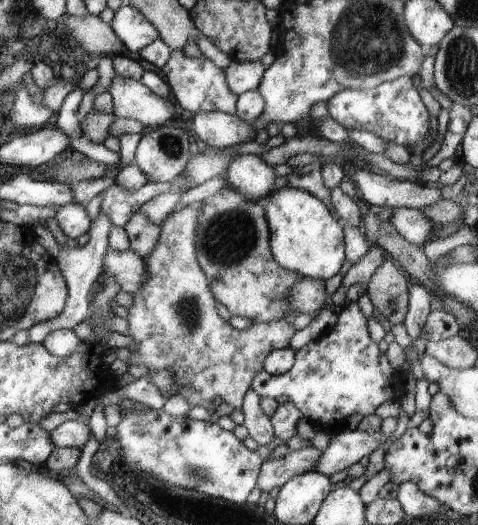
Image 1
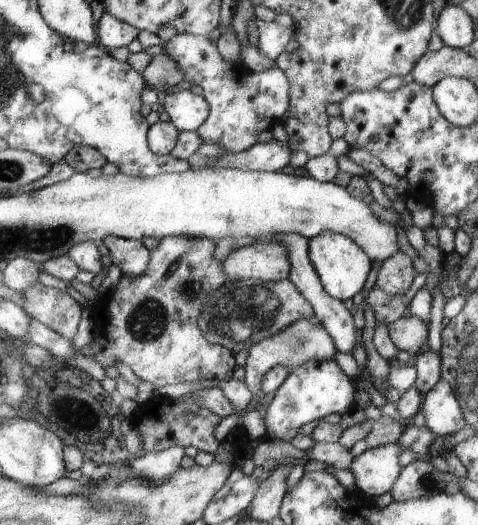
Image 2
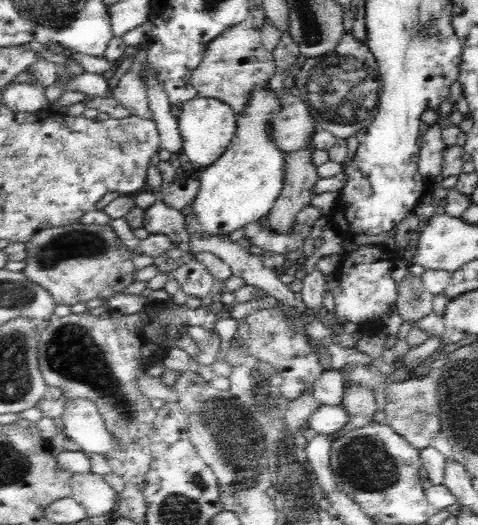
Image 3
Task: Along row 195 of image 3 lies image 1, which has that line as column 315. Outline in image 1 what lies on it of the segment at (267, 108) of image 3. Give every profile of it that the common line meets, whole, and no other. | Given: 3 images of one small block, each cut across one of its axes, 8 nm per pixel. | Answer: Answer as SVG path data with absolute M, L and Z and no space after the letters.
M287 186L266 198L263 206L271 232L271 254L280 266L313 280L328 280L341 272L346 260L343 226L320 199Z

